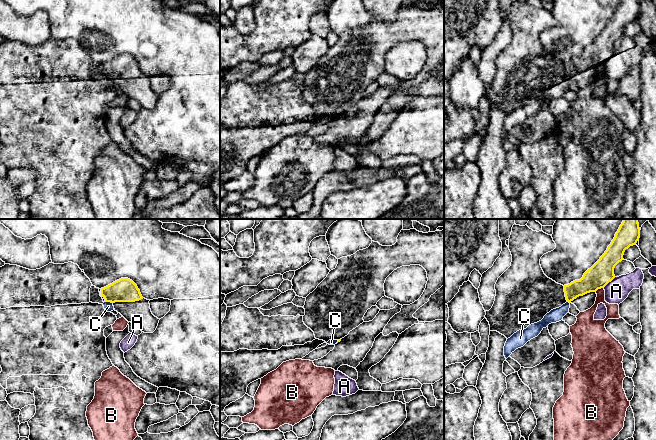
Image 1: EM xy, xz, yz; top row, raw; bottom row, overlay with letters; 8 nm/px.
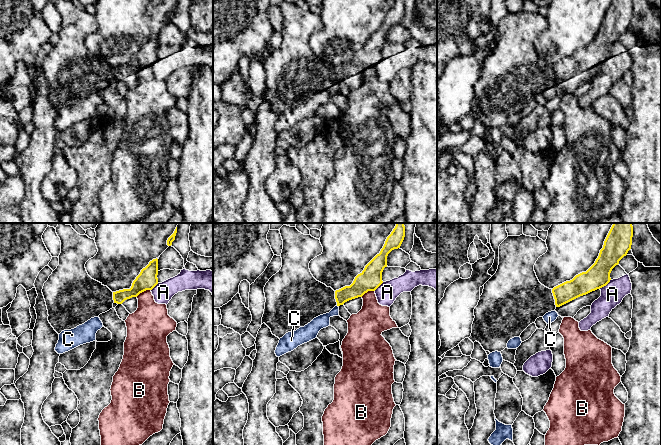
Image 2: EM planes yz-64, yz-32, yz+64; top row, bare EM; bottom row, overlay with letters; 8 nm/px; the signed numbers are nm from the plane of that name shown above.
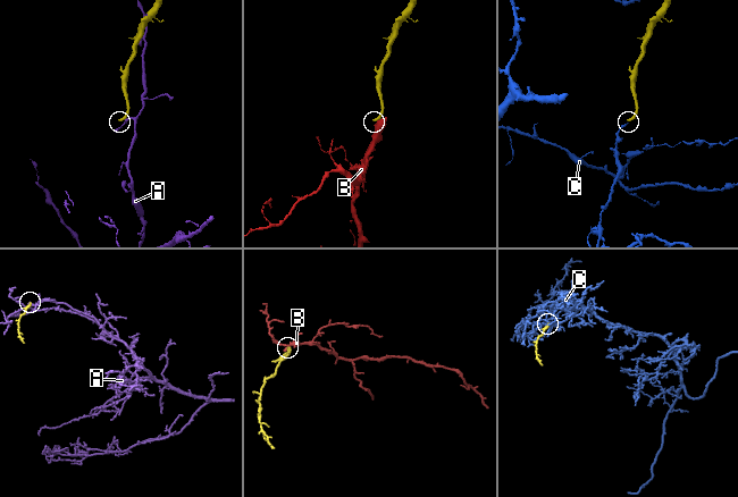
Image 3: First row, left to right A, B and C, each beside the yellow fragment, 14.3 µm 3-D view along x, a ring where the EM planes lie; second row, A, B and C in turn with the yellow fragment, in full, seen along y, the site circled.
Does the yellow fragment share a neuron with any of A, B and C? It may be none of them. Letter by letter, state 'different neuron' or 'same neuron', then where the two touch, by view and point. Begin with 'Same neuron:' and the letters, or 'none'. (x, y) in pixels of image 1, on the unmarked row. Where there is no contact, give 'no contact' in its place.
Same neuron: none
A: different neuron; meets yellow in yz at (609, 57)
B: different neuron; meets yellow in yz at (599, 64)
C: different neuron; meets yellow in xy at (109, 77)

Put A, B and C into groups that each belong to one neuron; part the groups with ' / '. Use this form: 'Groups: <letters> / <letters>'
Groups: A / B / C

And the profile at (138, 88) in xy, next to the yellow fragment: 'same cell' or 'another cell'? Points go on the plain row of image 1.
same cell

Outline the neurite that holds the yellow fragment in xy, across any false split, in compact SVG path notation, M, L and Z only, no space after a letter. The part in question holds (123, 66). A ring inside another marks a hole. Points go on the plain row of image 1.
M121 54L101 64L105 78L111 78L115 87L128 98L135 99L144 109L153 109L159 99L150 85L149 77L142 73L137 61L128 54Z

